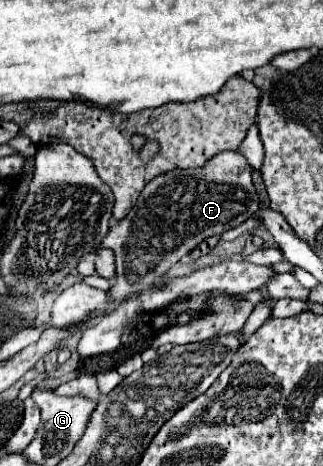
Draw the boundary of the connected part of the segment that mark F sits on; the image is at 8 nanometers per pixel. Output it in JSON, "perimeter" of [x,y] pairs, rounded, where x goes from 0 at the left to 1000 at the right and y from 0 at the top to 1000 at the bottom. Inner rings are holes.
{"perimeter":[[[731,324],[675,328],[675,337],[656,337],[650,345],[638,345],[638,354],[613,363],[539,363],[526,371],[489,376],[446,401],[415,448],[402,448],[402,457],[378,474],[353,479],[334,509],[316,517],[316,530],[347,534],[359,547],[359,603],[341,616],[341,642],[384,646],[402,633],[421,633],[427,624],[471,616],[489,599],[502,599],[526,582],[533,569],[545,569],[625,517],[663,504],[681,509],[687,500],[749,483],[793,453],[799,453],[799,418],[774,384],[774,354]]]}

